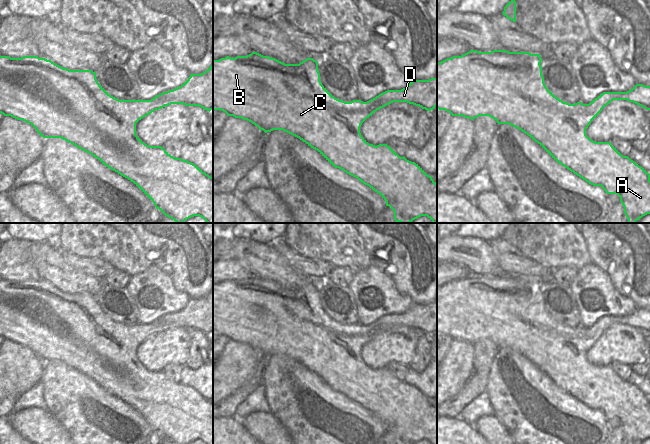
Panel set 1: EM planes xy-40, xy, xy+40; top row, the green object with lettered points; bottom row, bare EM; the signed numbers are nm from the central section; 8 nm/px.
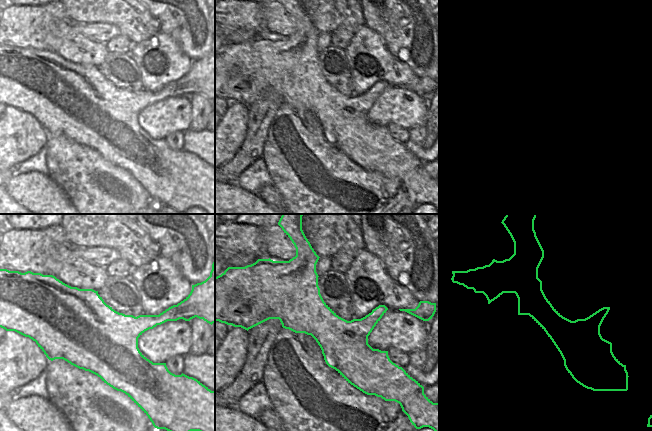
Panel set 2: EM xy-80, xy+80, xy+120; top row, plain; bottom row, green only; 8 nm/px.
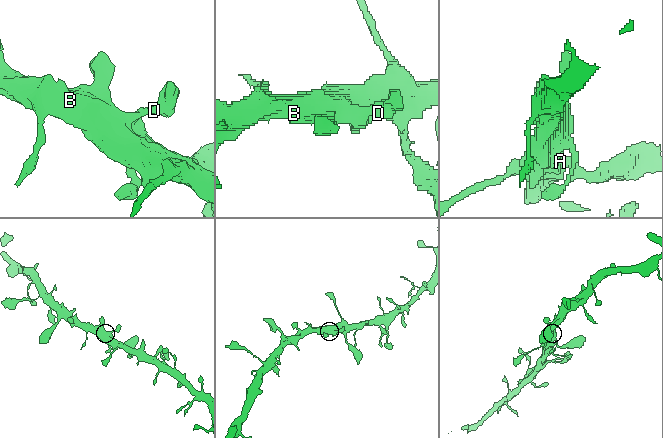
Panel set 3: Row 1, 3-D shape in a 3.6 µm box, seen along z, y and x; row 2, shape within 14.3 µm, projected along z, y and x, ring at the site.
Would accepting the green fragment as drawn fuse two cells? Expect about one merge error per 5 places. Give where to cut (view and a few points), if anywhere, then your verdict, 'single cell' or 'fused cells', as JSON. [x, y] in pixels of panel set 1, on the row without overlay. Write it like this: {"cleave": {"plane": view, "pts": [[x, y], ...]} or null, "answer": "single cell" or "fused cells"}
{"cleave": null, "answer": "single cell"}

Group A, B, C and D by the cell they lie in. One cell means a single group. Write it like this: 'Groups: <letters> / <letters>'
Groups: A B C D

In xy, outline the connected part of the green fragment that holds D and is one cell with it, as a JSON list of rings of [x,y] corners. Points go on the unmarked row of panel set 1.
[[[252,276],[247,280],[229,280],[213,284],[213,334],[221,334],[228,340],[247,344],[265,357],[283,354],[317,374],[332,390],[357,402],[377,416],[394,435],[395,444],[415,444],[427,440],[437,444],[437,407],[418,388],[400,381],[387,368],[369,368],[361,359],[362,347],[377,334],[393,327],[407,326],[427,335],[437,330],[437,302],[413,304],[401,314],[387,314],[375,322],[363,326],[345,326],[335,322],[321,307],[318,286],[307,282],[299,288],[285,288],[275,282]]]

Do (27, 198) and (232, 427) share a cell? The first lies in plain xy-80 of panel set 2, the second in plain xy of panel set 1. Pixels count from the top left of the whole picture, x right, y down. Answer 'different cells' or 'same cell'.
different cells

